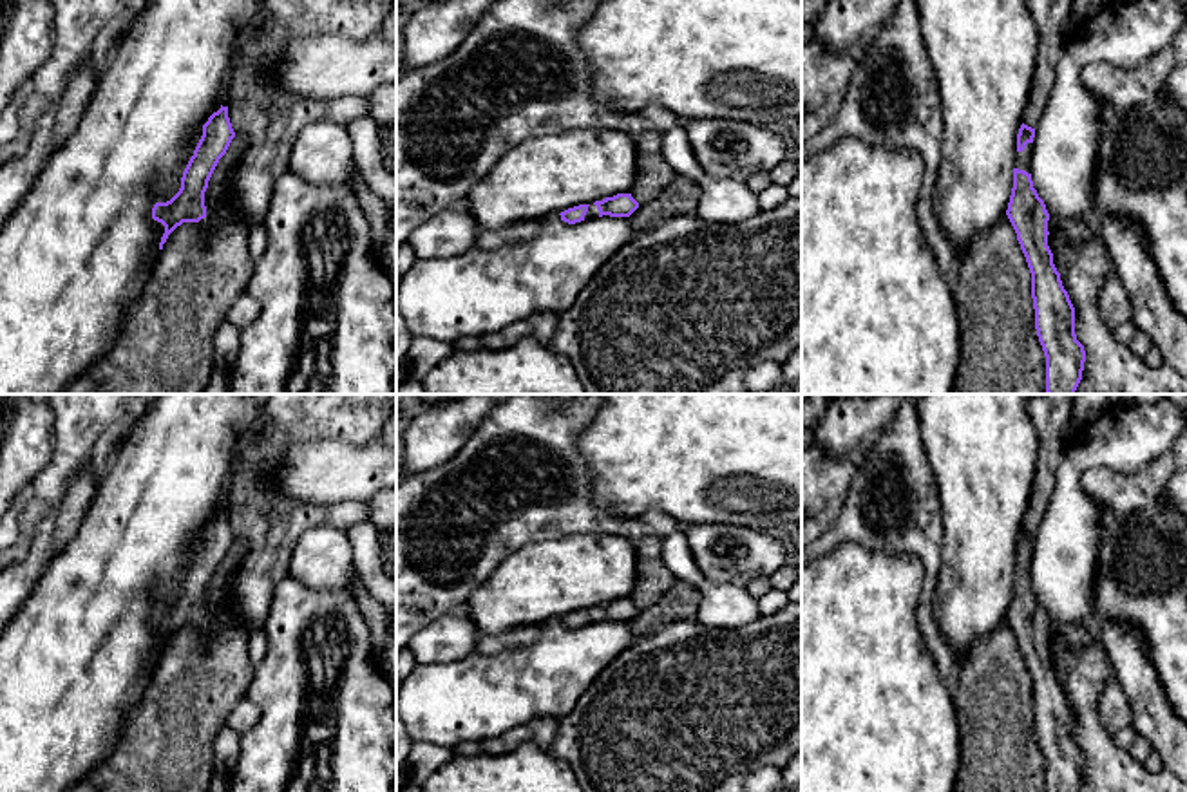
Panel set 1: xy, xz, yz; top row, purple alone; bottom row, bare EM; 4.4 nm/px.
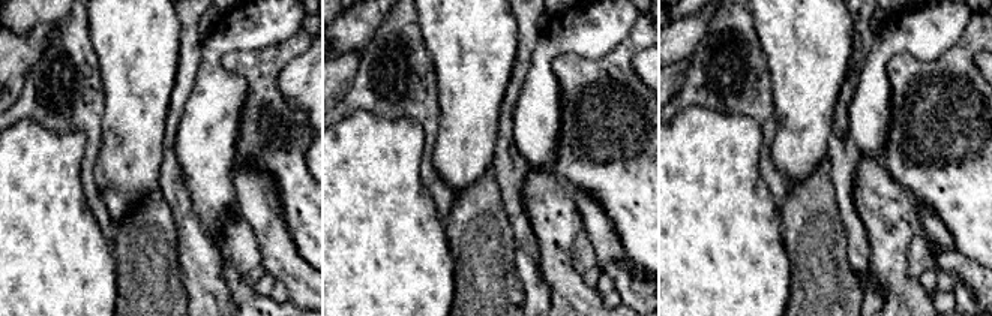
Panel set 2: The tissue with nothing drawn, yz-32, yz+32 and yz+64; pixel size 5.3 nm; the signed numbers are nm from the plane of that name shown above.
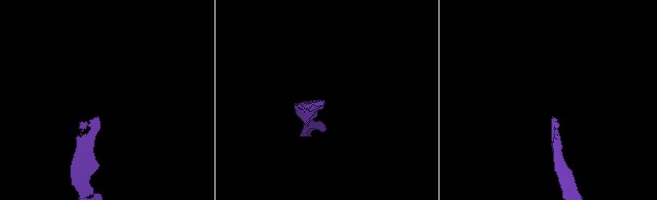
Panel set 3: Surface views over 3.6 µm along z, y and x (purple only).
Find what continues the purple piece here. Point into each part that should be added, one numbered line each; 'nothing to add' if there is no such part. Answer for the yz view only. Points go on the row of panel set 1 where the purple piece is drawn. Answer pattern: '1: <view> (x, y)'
1: yz (1023, 160)

